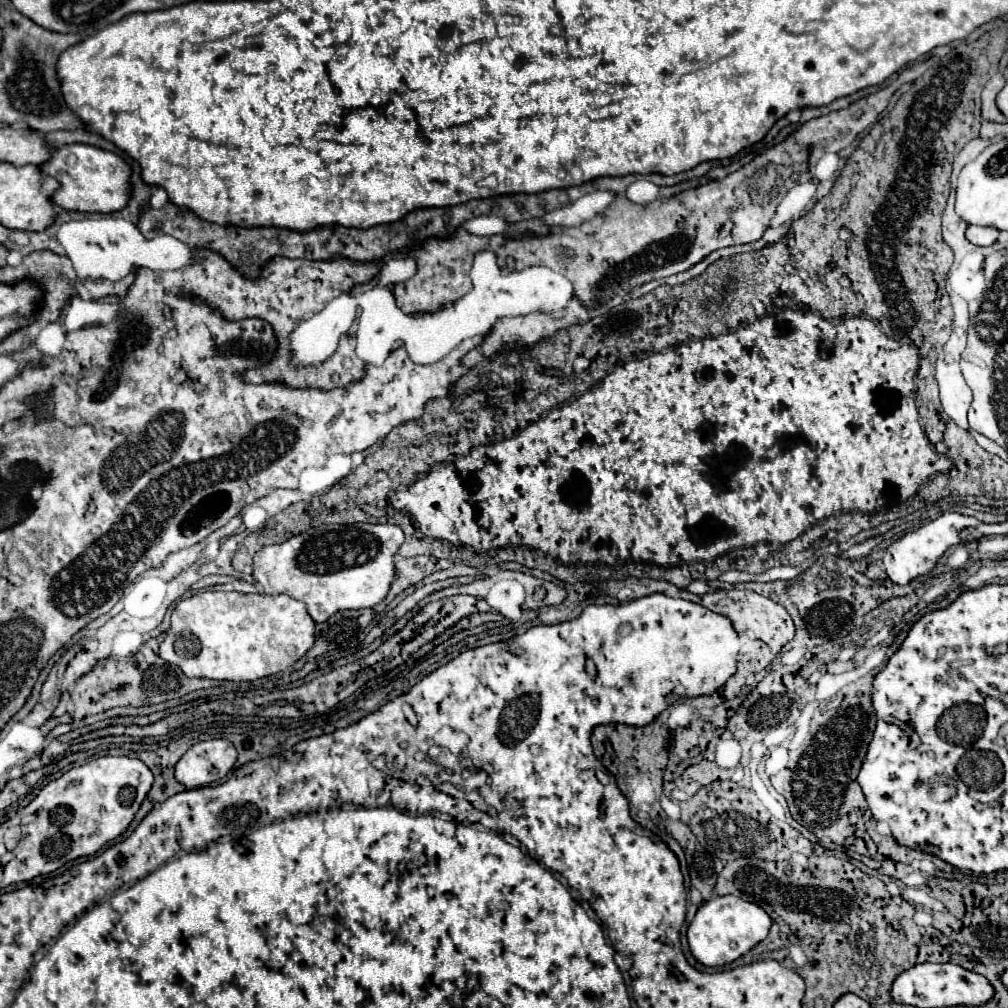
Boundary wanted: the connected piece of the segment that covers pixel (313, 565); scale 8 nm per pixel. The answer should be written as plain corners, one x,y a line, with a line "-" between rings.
390,523
320,525
280,545
260,549
254,555
256,587
266,595
286,593
304,601
316,623
328,621
338,611
376,607
396,579
394,555
402,543
404,531

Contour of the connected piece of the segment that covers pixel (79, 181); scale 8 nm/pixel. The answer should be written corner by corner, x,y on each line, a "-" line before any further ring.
72,143
54,149
52,159
40,165
42,173
54,177
60,187
50,197
52,203
82,213
116,213
128,205
130,167
116,155
92,145

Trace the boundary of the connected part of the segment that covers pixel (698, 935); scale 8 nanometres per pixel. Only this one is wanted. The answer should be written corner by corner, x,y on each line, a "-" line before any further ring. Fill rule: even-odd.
736,895
712,897
702,903
688,927
688,943
692,955
706,967
720,967
736,961
740,955
750,951
754,945
766,939
772,919
756,903
748,903

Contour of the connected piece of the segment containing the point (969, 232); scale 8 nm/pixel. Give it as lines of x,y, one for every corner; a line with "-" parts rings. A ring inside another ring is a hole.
970,225
970,227
966,229
966,239
968,239
970,243
974,243
974,245
984,247
984,245
996,243
998,231
996,231
994,227
972,227
972,225

